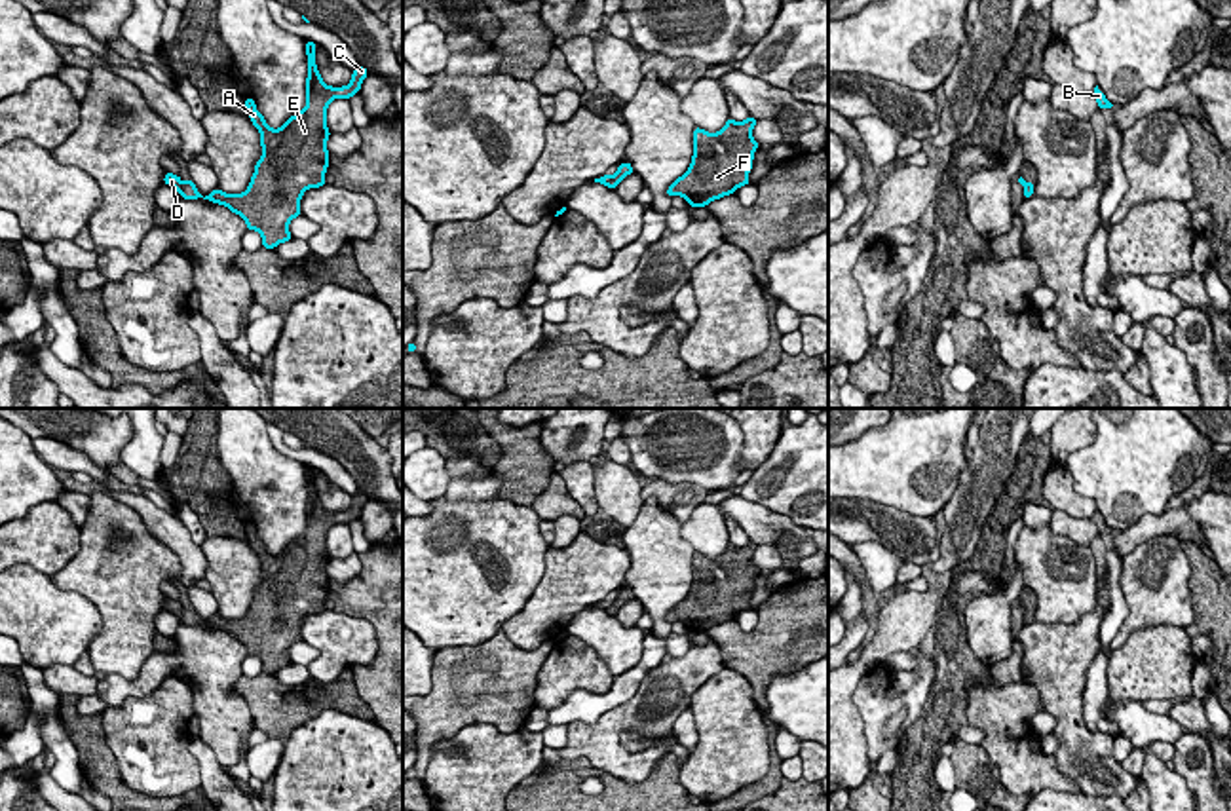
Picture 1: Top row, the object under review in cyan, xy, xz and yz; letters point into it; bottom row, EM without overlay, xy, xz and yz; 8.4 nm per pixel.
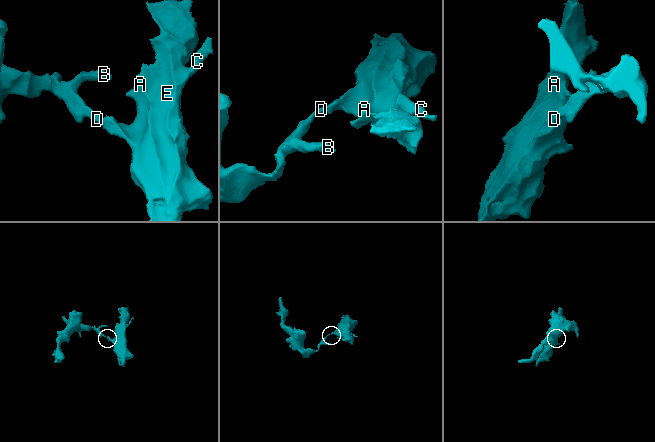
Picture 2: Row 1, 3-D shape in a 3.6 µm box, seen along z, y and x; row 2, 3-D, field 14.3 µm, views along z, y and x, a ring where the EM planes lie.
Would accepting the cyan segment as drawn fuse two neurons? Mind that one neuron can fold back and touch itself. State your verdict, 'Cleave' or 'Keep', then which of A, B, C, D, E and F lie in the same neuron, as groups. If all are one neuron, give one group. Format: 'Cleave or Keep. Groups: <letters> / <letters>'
Cleave. Groups: A C E F / B D

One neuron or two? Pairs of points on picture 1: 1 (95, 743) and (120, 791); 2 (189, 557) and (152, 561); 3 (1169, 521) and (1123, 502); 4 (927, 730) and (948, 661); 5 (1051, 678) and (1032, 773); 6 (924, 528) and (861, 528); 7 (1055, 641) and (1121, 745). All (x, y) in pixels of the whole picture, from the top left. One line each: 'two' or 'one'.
1: one
2: two
3: two
4: one
5: two
6: one
7: two

